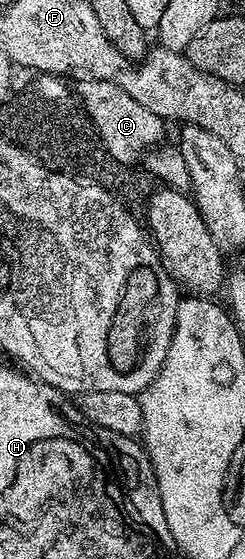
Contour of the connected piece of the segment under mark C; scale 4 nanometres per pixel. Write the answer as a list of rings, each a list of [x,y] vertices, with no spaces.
[[[102,79],[90,82],[89,103],[87,114],[97,129],[97,133],[109,141],[112,152],[110,160],[122,165],[128,165],[142,158],[145,152],[158,146],[165,135],[166,120],[159,118],[151,109],[143,109],[131,93],[127,93],[119,85]]]

